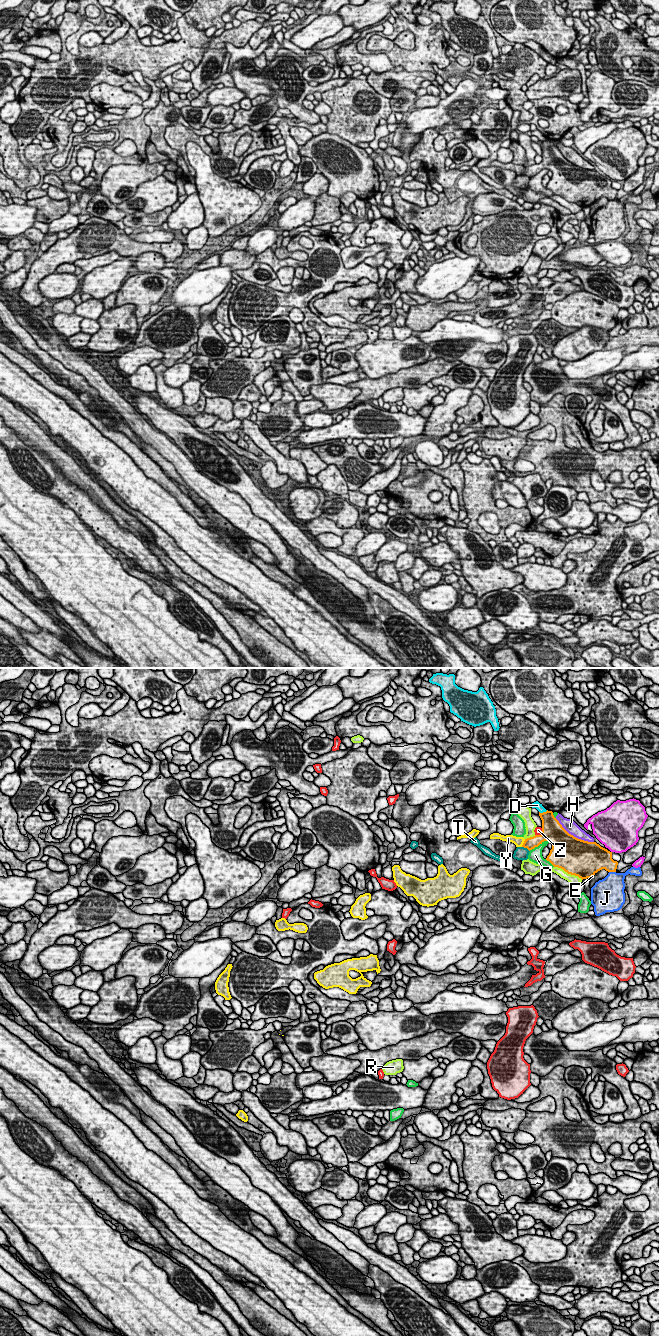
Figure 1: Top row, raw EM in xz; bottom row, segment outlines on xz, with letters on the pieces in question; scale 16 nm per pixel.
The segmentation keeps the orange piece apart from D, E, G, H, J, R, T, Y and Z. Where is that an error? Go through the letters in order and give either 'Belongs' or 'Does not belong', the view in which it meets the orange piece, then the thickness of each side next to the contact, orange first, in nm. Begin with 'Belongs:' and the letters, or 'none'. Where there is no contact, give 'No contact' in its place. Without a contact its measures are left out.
Belongs: none
D: Does not belong. Touches orange in xz. Thickness 280 nm (orange) against 120 nm
E: Does not belong. Touches orange in xz. Thickness 480 nm (orange) against 30 nm
G: Does not belong. Touches orange in xz. Thickness 280 nm (orange) against 220 nm
H: Does not belong. Touches orange in xz. Thickness 500 nm (orange) against 200 nm
J: Does not belong. Touches orange in xz. Thickness 320 nm (orange) against 380 nm
R: Does not belong. Touches orange in xz. Thickness 480 nm (orange) against 160 nm
T: Does not belong. Touches orange in xz. Thickness 190 nm (orange) against 220 nm
Y: Does not belong. Touches orange in xz. Thickness 190 nm (orange) against 160 nm
Z: Does not belong. Touches orange in xz. Thickness 360 nm (orange) against 130 nm

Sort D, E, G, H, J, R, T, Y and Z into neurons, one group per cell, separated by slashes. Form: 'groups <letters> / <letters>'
groups D / E / G / H / J / R / T Z / Y

